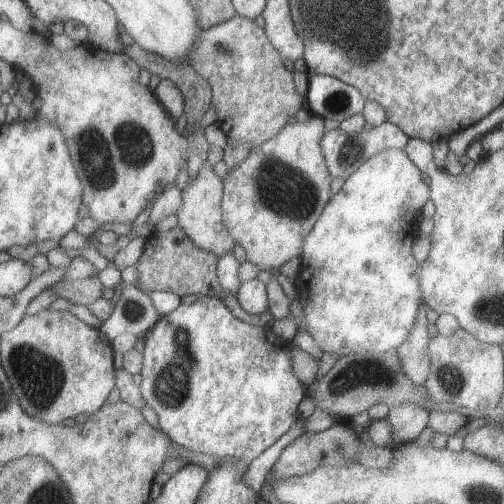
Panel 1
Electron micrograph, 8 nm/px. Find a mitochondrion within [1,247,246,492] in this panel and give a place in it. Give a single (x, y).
(40, 379)

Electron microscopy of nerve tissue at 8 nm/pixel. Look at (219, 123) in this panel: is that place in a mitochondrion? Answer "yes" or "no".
no

